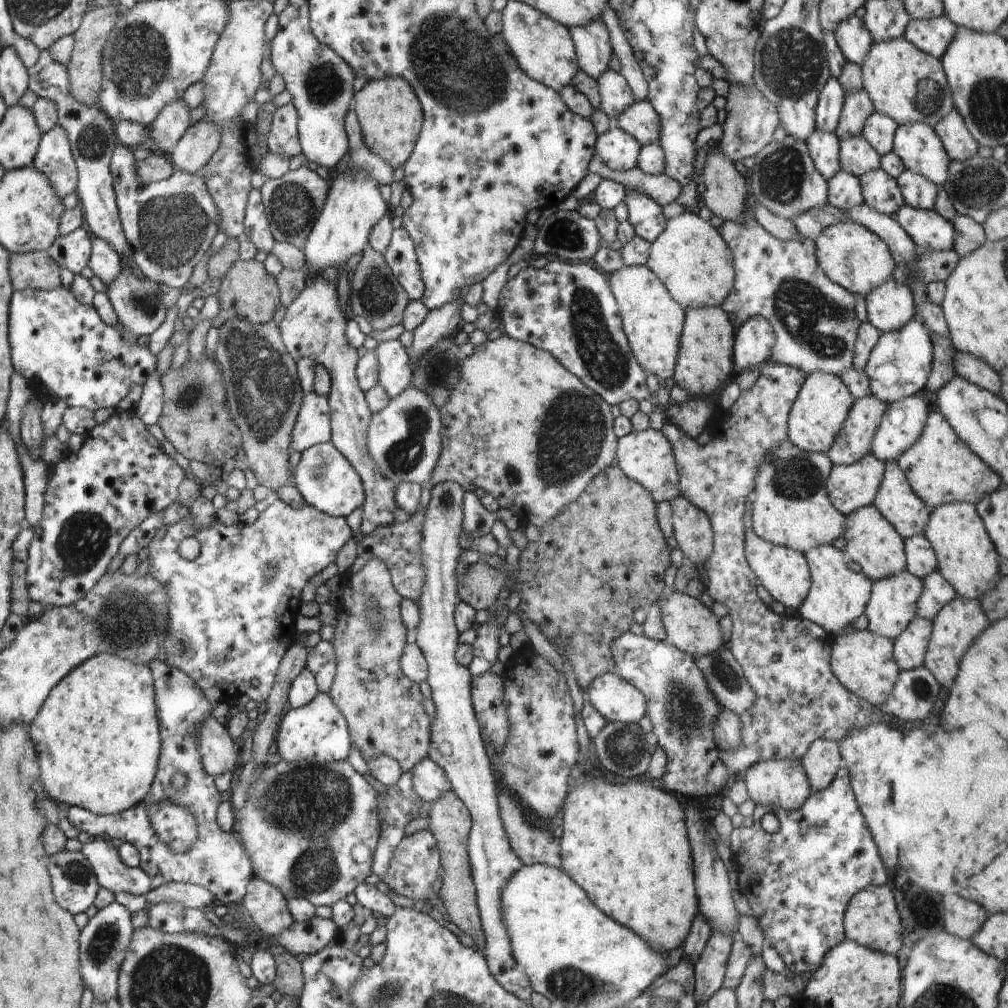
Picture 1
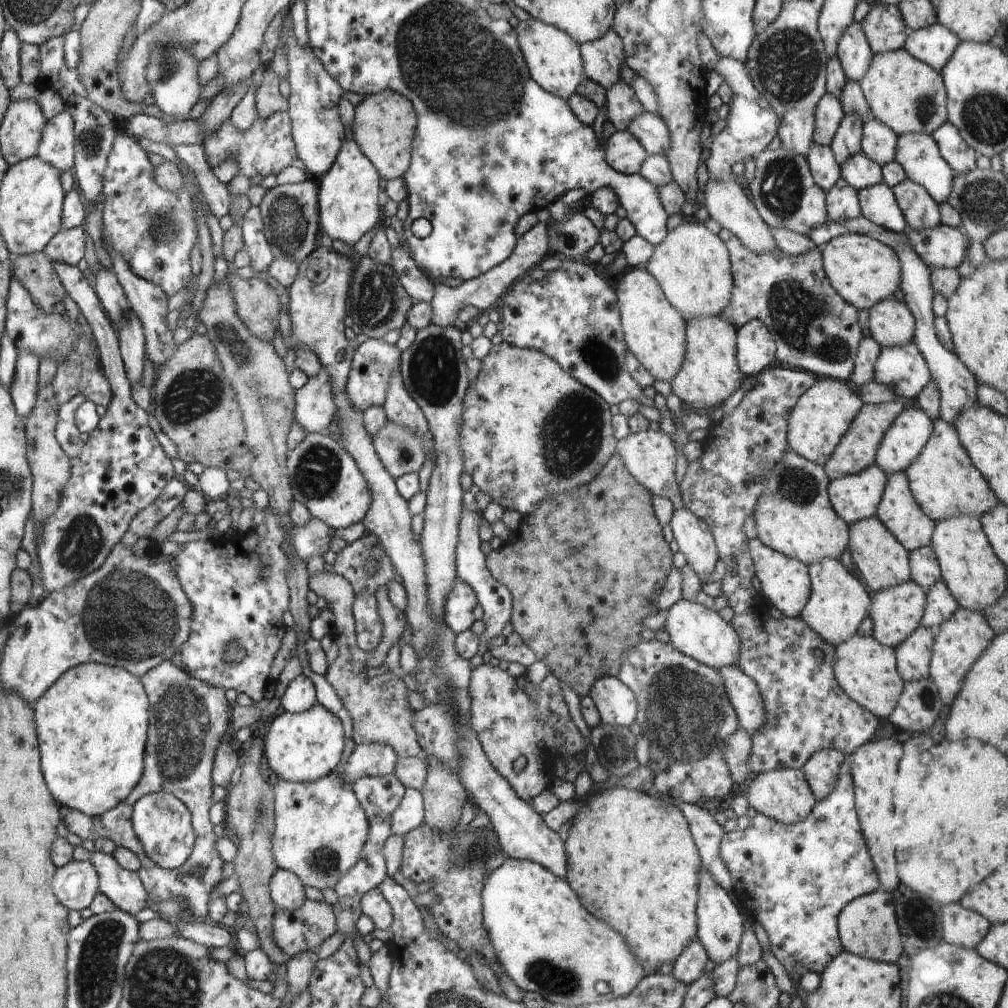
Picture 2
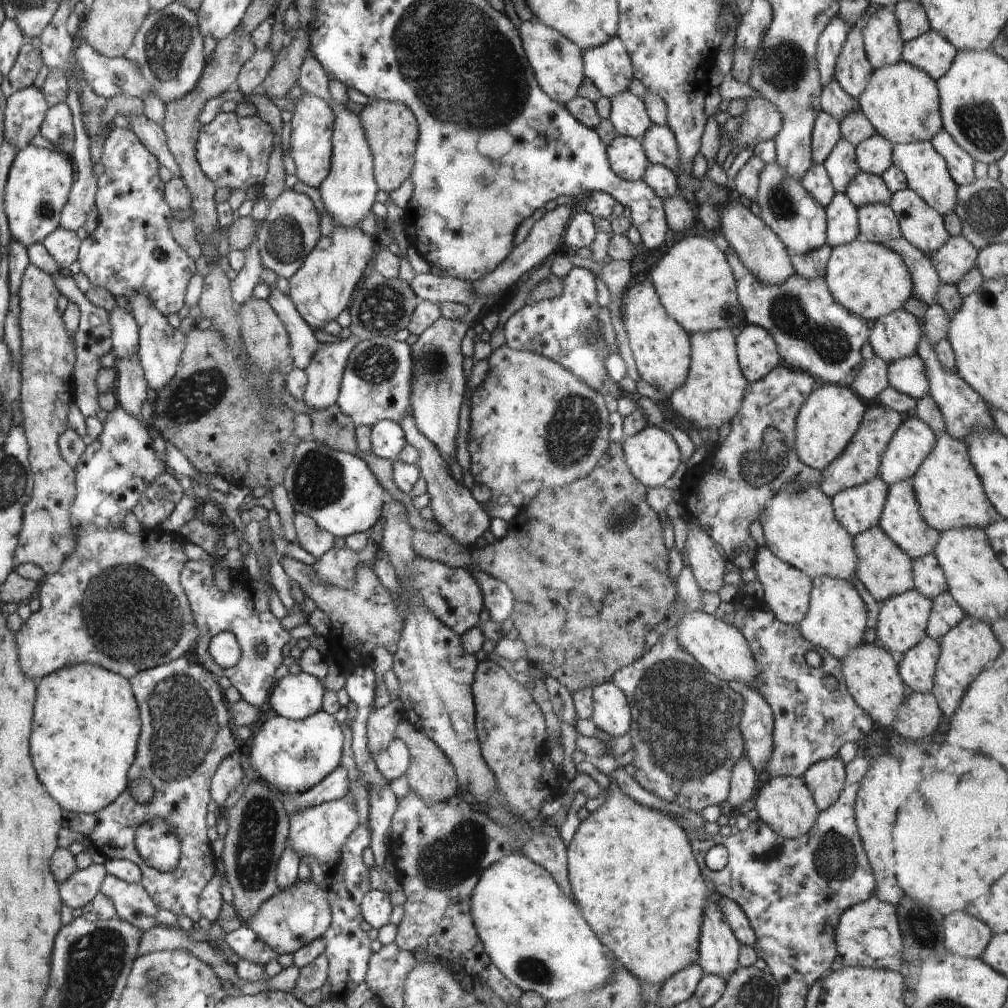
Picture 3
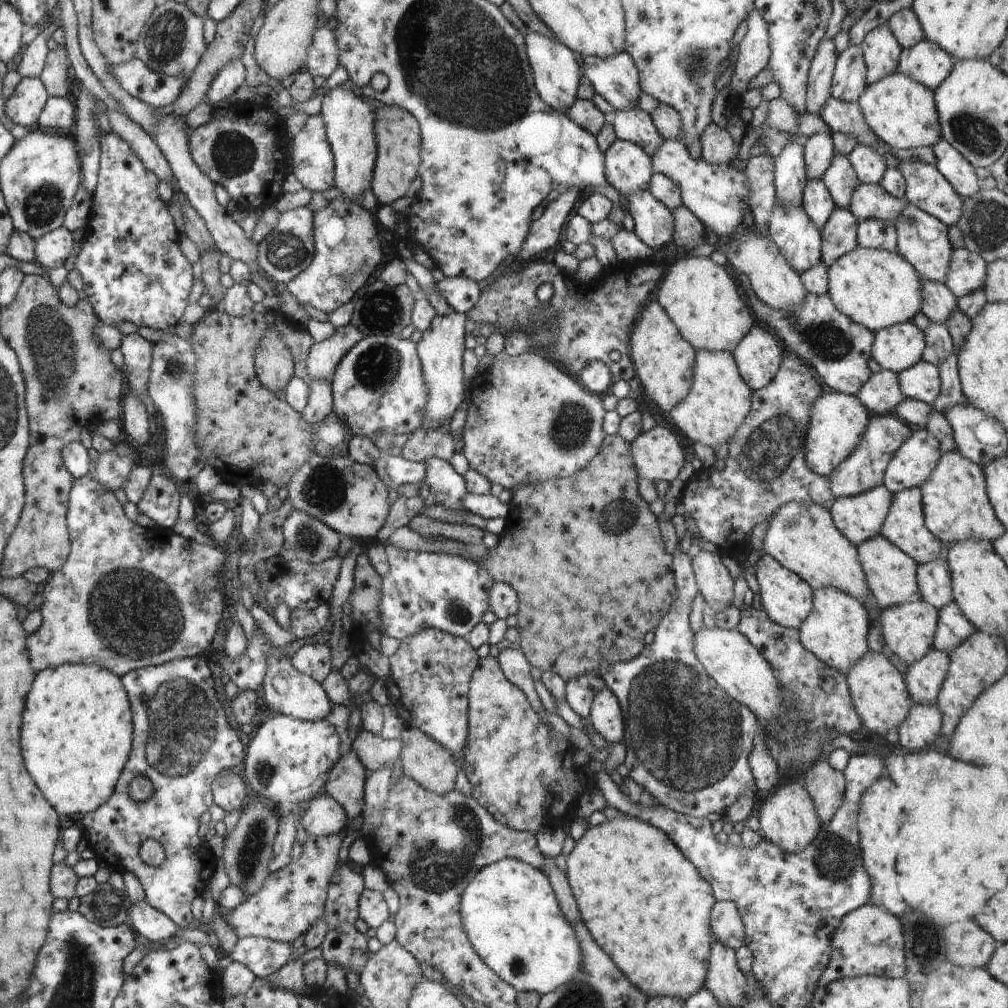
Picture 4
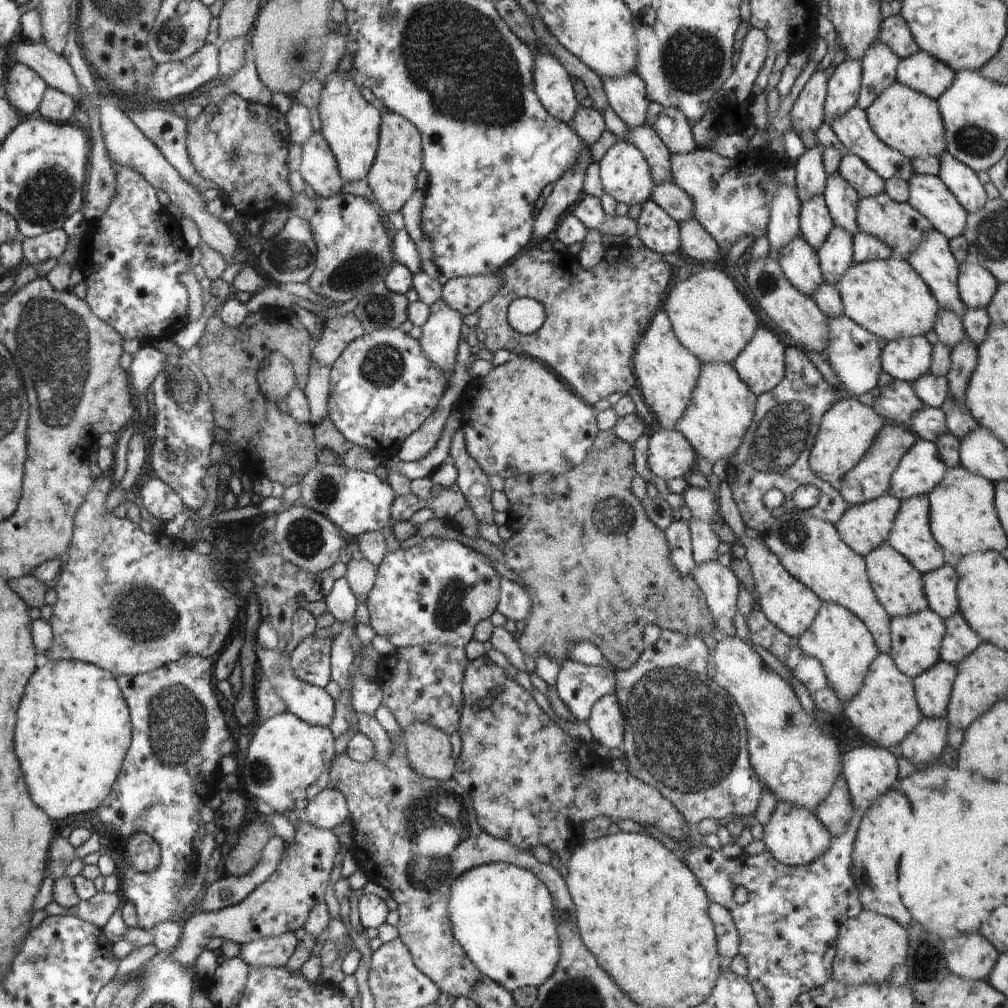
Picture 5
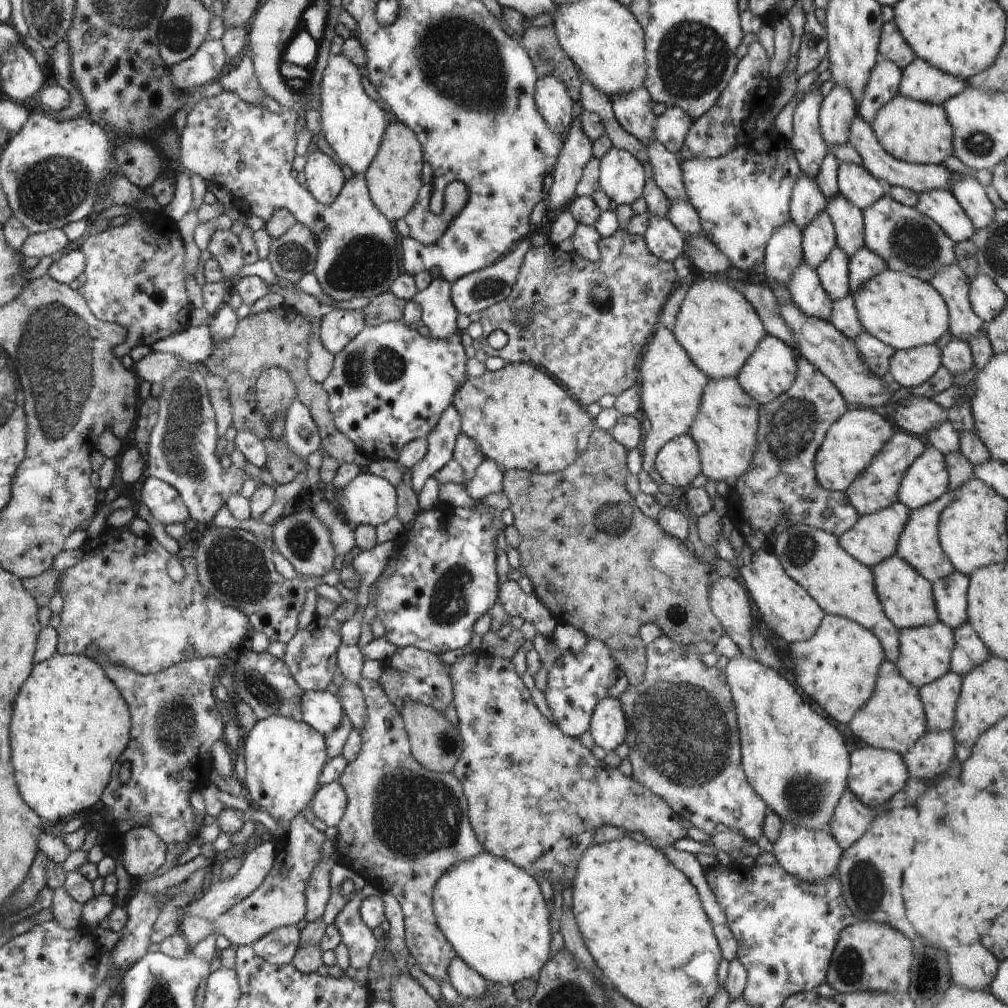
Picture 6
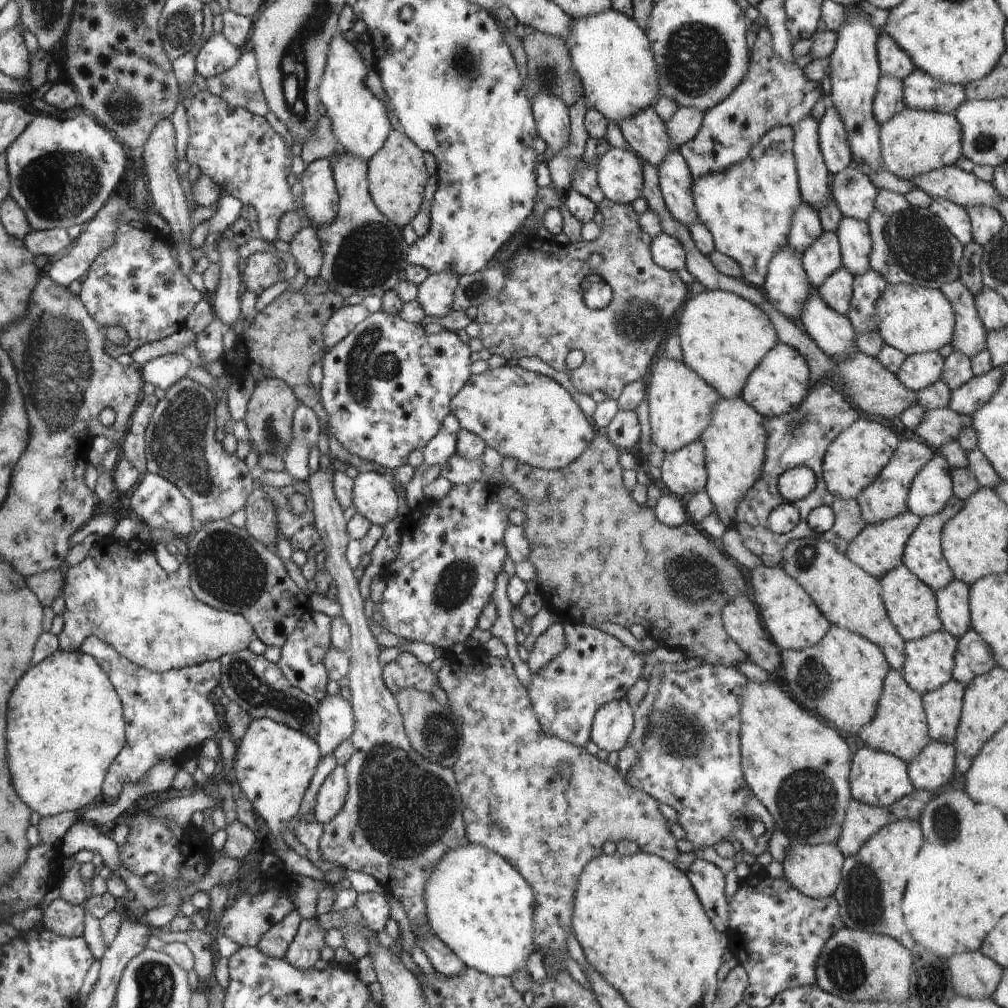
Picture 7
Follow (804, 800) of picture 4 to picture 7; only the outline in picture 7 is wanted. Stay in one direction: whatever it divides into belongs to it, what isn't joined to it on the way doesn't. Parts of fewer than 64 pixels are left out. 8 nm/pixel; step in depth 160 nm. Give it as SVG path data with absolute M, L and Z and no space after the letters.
M791 844L782 860L784 877L805 896L828 898L833 896L841 880L841 871L845 857L836 844Z

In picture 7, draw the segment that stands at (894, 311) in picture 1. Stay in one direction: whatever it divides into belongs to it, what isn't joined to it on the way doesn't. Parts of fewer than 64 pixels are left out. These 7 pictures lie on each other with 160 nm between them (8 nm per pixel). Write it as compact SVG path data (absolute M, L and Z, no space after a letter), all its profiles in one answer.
M938 351L906 355L896 376L903 386L918 393L941 380L943 363Z

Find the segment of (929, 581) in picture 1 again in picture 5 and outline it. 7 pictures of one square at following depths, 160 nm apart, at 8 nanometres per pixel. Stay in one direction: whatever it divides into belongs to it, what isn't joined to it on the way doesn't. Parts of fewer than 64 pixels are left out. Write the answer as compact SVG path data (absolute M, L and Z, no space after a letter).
M959 611L946 618L944 626L944 638L940 646L940 659L943 662L957 666L983 643Z

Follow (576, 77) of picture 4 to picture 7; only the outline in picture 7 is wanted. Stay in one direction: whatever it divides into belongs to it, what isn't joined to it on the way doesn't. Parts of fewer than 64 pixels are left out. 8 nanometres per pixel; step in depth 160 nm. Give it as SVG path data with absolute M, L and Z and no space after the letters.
M535 92L531 106L538 136L554 154L558 154L564 146L568 146L569 107L558 96L552 96L548 92Z

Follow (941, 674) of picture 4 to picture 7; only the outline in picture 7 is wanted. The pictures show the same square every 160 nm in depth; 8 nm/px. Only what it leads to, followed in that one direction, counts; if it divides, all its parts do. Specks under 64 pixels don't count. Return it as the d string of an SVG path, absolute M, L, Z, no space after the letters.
M951 679L941 688L921 695L931 739L954 745L965 688Z

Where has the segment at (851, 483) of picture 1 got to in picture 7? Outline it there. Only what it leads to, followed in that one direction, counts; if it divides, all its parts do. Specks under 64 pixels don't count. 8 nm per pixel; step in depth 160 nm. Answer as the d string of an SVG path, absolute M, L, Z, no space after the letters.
M907 511L904 514L900 514L900 516L896 516L896 518L884 520L884 522L866 523L866 526L862 528L858 536L848 544L846 555L862 570L866 570L874 578L881 580L886 575L886 572L903 565L902 556L906 542L910 539L912 532L916 530L916 526L920 524L920 520L916 514L911 514Z

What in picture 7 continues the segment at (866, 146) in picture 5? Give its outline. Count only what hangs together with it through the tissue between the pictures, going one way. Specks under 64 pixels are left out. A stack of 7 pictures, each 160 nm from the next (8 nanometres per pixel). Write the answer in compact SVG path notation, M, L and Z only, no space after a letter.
M955 165L918 174L910 178L910 182L931 198L944 198L962 207L986 204L995 208L1003 200L991 183L983 182Z

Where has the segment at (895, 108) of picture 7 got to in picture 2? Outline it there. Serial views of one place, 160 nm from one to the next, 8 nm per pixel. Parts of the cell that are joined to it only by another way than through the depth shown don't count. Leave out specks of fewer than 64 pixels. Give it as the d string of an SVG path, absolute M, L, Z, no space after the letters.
M894 5L871 6L861 25L874 55L904 49L910 33Z

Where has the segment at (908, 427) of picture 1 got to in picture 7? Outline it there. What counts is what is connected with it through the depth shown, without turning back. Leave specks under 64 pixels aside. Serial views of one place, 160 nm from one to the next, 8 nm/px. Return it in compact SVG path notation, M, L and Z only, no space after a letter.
M934 450L930 462L912 480L906 506L911 514L922 519L940 512L952 496L951 467L941 454Z

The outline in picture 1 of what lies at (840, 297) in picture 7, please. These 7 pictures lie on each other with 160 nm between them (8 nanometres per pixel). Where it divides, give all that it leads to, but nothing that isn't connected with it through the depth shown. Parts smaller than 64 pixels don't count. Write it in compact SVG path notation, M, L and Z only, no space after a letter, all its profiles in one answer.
M840 169L827 183L827 202L834 208L846 211L864 203L859 178L853 174Z

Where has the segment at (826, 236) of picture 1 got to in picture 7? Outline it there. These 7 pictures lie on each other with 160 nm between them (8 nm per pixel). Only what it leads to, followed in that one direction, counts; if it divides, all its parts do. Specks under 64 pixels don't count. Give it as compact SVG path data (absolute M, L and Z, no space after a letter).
M887 284L876 300L878 334L883 342L900 350L904 355L939 351L951 344L955 316L950 302L940 289L930 289L918 284Z

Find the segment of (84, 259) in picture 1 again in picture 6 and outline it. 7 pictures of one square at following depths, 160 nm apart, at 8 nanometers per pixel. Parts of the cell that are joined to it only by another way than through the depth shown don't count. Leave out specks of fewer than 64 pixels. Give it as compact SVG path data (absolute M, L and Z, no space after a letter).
M51 229L42 233L29 234L25 245L21 247L22 255L26 259L36 257L42 259L45 256L54 257L54 252L64 252L68 246L68 236L62 229Z

